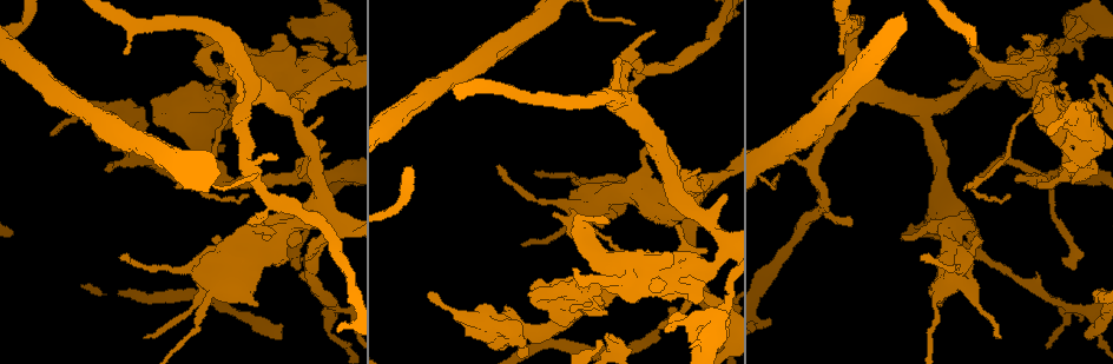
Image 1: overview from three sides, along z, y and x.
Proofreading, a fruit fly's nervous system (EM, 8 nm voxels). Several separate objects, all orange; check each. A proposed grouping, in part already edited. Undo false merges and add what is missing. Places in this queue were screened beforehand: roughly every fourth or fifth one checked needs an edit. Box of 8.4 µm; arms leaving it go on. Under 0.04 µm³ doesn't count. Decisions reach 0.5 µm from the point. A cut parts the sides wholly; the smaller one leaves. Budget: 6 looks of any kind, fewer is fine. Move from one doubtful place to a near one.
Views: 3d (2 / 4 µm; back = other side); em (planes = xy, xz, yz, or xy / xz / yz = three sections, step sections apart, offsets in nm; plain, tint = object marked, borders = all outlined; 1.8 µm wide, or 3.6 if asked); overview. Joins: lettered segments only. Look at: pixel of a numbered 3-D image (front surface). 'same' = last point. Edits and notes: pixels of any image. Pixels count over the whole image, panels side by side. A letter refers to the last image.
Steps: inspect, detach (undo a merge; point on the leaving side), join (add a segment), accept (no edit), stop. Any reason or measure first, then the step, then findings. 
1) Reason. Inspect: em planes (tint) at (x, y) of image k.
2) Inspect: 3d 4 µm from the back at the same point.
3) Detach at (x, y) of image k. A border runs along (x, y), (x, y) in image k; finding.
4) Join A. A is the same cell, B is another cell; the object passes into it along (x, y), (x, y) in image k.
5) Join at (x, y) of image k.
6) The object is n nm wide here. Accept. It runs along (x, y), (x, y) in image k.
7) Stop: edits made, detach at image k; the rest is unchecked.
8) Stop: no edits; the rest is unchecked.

Free end. Inspect: 3d 2 µm at (484, 307) of image 1.

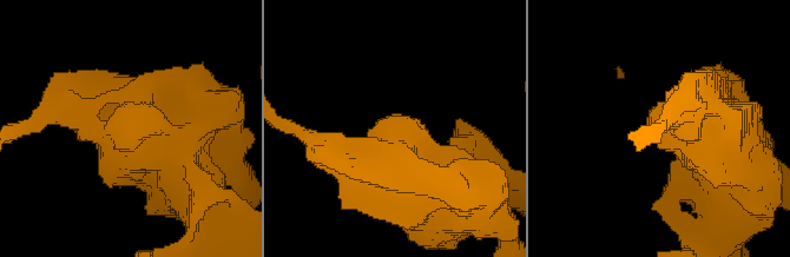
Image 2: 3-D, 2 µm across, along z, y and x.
Inspect: em planes (borders) at (660, 104) of image 2.

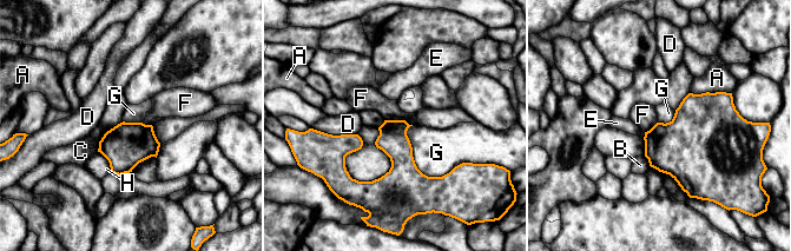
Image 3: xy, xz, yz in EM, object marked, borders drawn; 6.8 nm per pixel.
The longest contact is with G, 480 nm. Accept. A, B, C, D, E, F, G and H are other cells; no lettered segment goes on from it.

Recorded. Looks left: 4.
Looks like a crossing. Inspect: em yz step 8 (tint) at (721, 324) of image 1.

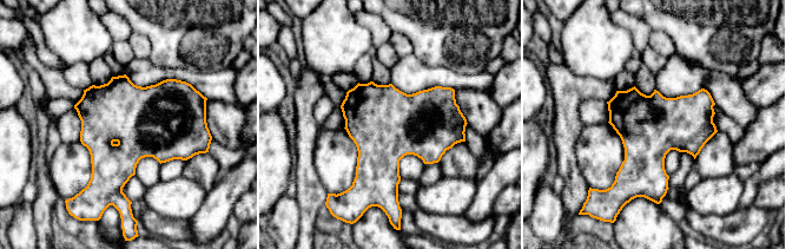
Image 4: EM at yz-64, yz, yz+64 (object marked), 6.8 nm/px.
Inspect: em planes (tint) at the same point.

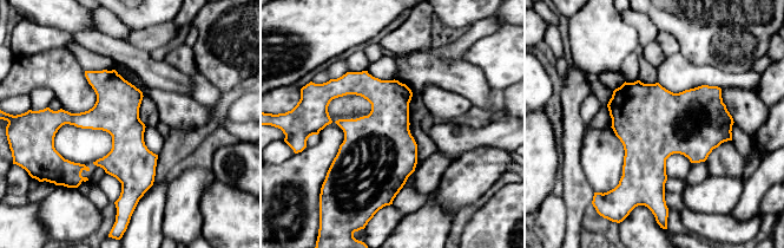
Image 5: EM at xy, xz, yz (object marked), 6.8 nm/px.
Inspect: em planes (borders) at the same point.

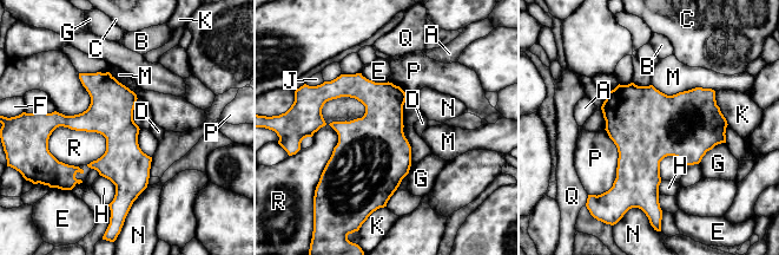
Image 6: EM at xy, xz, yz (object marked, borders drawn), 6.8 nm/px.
The object is 300 nm wide here. Accept. A, B, C, D, E, F, G, H, J, K, M, N, P, Q and R are other cells; a border runs along (354, 97), (319, 175) in image 6; continuous, no second neuron.

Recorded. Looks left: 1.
Thin end. Inspect: em xz step 16 (borders) at (703, 253) of image 1.

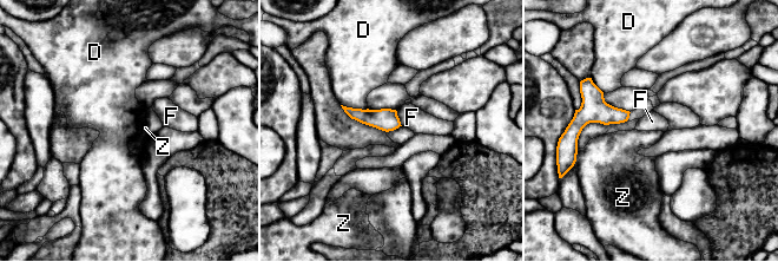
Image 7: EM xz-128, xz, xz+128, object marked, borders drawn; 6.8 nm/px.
The object is 160 nm wide here. Accept. D, F and Z are other cells; a border runs along (401, 125), (387, 132) in image 7; none of them fits.

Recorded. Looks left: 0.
Stop: no edits; the rest is unchecked.

